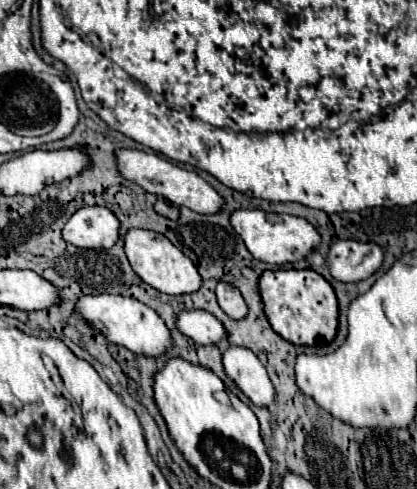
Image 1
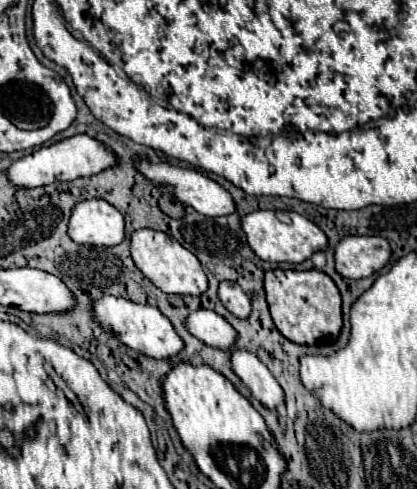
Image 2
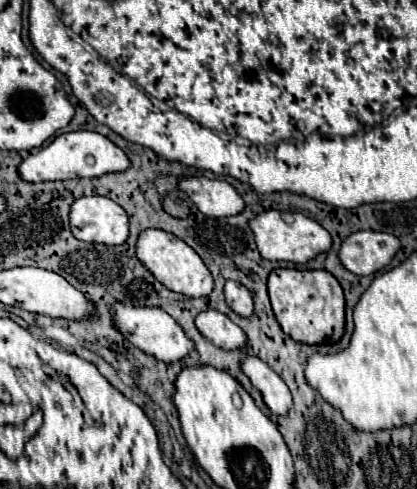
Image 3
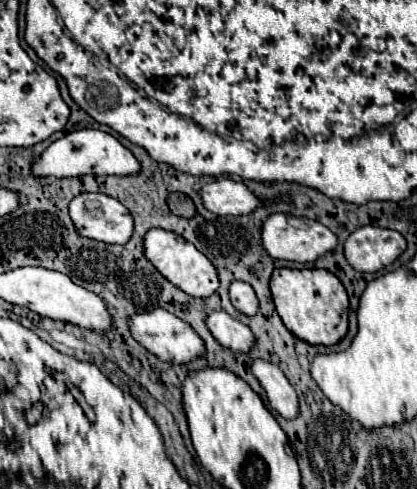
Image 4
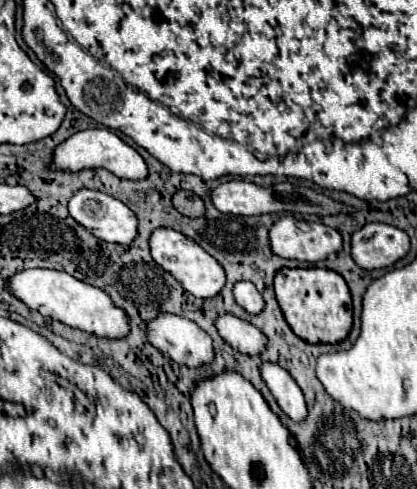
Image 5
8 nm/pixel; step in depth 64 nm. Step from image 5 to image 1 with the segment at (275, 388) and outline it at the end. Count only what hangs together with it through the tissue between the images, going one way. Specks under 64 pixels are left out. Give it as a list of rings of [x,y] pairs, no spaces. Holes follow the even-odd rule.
[[[240,346],[222,350],[222,366],[228,378],[254,402],[254,406],[268,406],[274,400],[274,388],[254,352]]]

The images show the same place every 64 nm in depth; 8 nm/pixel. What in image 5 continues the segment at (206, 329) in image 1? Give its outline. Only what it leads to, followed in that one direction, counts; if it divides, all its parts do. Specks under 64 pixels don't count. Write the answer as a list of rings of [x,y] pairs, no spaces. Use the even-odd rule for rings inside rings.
[[[232,314],[216,316],[216,330],[226,344],[242,354],[260,354],[266,346],[266,336],[256,326]]]

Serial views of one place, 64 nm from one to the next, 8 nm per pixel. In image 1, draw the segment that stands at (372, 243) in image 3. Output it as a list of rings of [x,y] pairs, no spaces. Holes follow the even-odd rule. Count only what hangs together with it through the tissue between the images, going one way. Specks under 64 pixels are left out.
[[[340,240],[328,250],[328,266],[332,278],[340,282],[360,282],[372,276],[384,258],[378,244],[360,244],[354,240]]]

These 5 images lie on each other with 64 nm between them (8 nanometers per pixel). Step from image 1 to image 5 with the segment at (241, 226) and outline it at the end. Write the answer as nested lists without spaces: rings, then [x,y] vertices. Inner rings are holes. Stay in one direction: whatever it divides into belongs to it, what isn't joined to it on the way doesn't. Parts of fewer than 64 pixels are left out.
[[[286,214],[272,224],[268,230],[272,252],[280,258],[292,258],[300,262],[318,262],[328,254],[342,248],[342,236],[322,222],[296,222],[294,216]]]

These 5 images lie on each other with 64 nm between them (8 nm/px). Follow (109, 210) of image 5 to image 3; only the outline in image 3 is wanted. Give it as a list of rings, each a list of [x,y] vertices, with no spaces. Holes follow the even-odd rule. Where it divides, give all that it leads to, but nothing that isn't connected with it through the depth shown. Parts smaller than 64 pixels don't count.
[[[106,196],[78,198],[70,210],[70,230],[82,242],[124,244],[128,240],[128,216]]]

